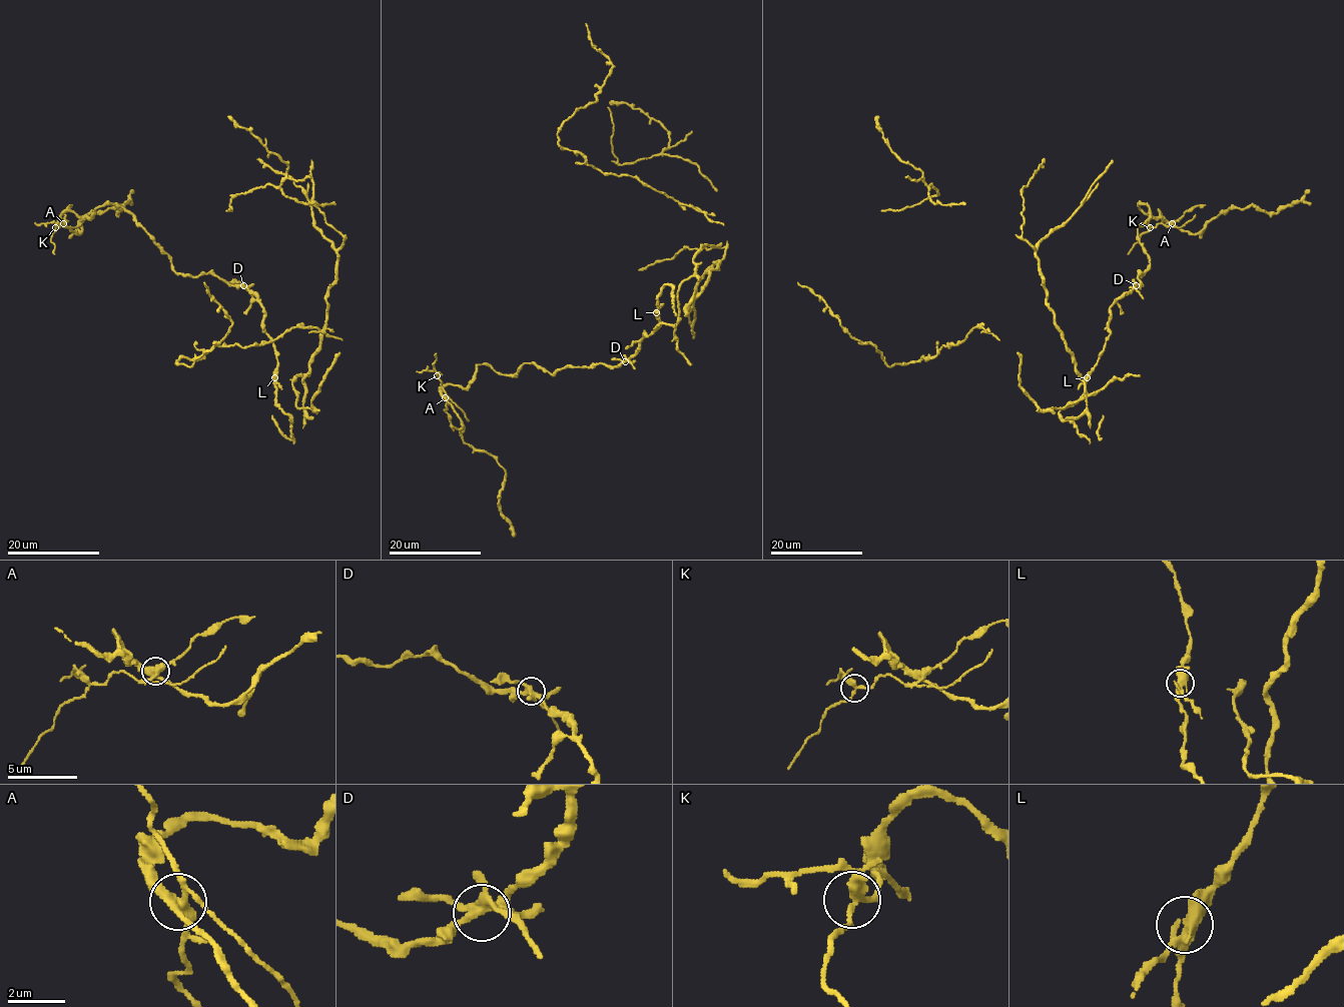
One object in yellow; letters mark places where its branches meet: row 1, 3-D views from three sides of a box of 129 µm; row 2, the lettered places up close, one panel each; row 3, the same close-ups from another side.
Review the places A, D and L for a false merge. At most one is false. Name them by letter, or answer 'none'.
A

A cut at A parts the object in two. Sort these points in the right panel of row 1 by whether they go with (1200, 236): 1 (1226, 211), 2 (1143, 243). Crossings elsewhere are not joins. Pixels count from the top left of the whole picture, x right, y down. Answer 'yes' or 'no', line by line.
1: yes
2: yes

